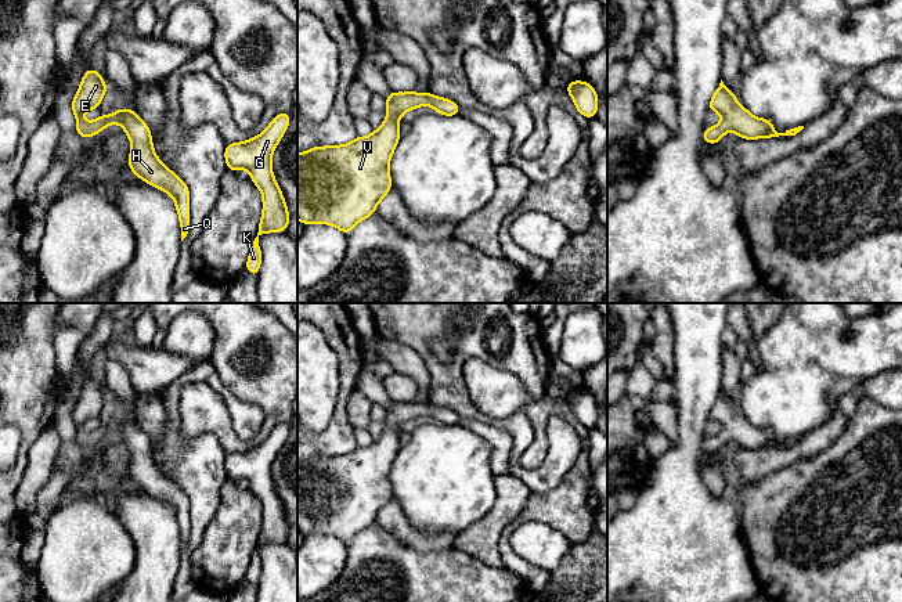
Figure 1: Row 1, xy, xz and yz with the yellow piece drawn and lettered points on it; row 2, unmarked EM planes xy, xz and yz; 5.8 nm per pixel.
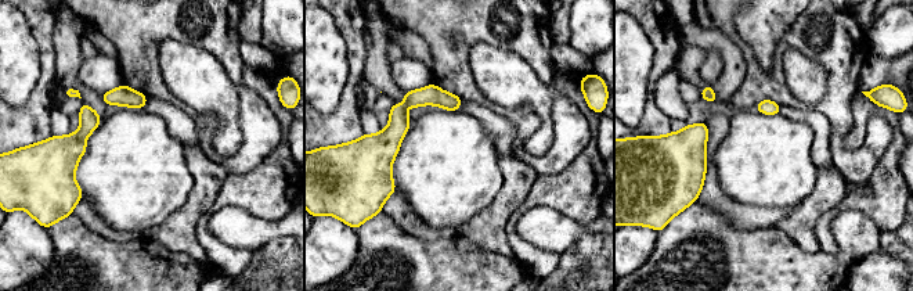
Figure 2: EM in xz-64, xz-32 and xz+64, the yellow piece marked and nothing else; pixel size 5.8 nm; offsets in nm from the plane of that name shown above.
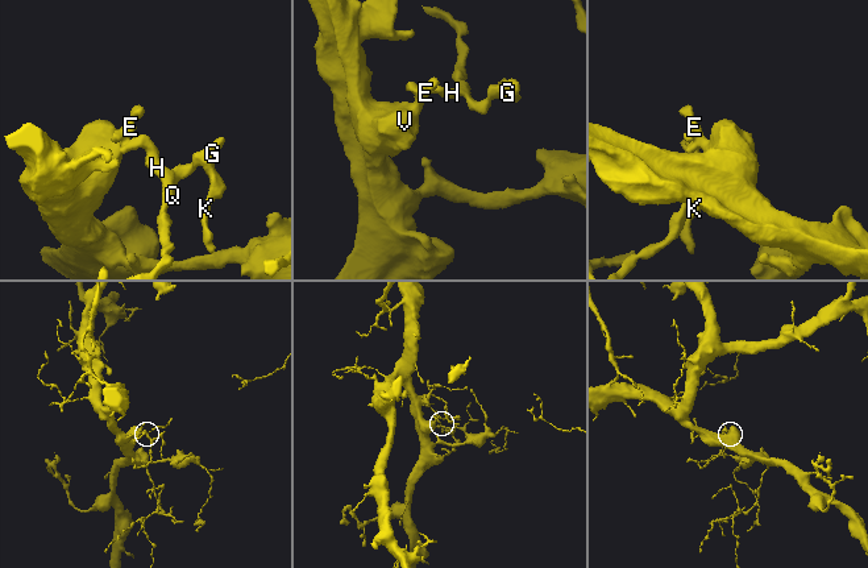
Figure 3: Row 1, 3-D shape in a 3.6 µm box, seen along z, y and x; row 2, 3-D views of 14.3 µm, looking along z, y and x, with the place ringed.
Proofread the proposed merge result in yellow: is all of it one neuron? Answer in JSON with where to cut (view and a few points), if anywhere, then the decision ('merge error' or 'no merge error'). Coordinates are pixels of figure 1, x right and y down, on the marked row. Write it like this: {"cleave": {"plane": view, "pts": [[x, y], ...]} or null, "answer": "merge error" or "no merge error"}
{"cleave": null, "answer": "no merge error"}

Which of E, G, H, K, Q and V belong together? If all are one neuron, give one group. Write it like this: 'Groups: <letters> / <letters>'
Groups: E G H K Q V

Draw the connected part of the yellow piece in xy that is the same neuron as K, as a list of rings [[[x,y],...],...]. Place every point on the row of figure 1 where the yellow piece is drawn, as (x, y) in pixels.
[[[289,112],[278,113],[266,130],[245,143],[227,144],[224,158],[228,170],[246,169],[250,180],[263,195],[263,216],[259,224],[257,237],[253,241],[245,268],[255,277],[261,263],[259,237],[264,232],[288,231],[289,213],[284,195],[274,179],[271,155],[286,131],[291,120]]]

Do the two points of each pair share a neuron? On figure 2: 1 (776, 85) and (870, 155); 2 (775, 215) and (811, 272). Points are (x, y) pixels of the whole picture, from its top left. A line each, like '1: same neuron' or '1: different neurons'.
1: same neuron
2: different neurons

